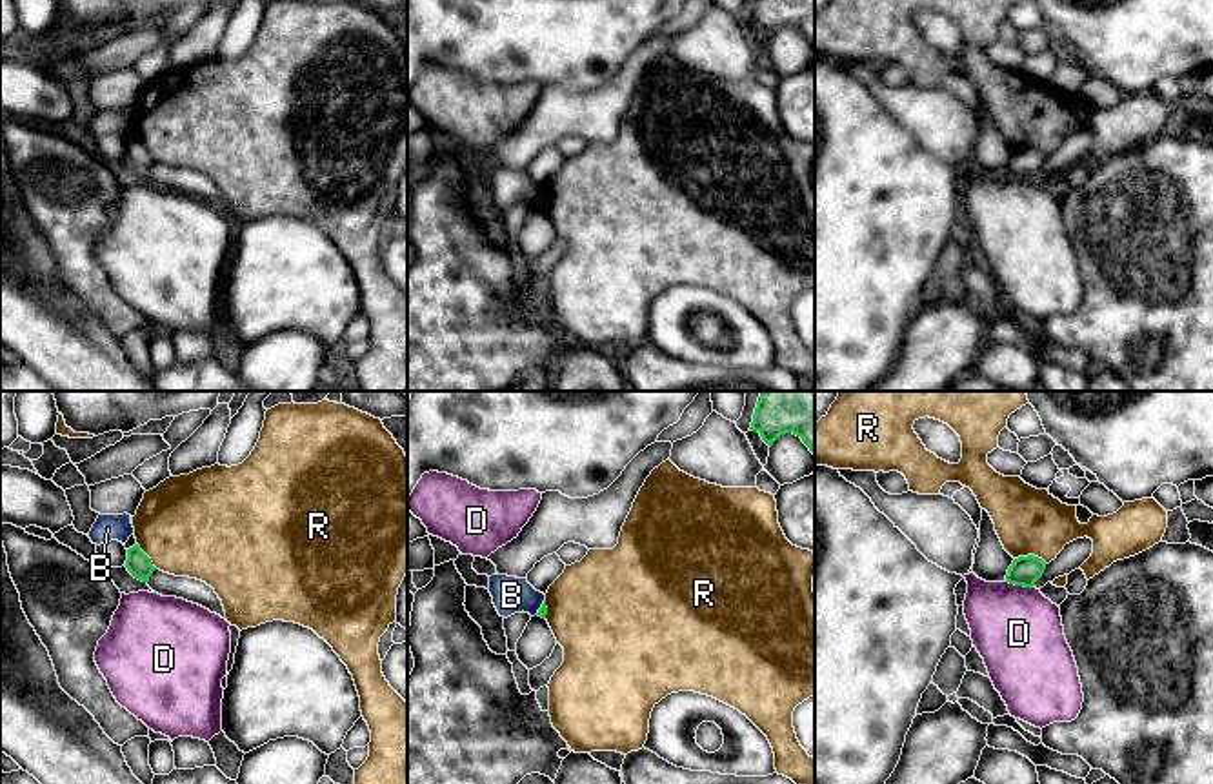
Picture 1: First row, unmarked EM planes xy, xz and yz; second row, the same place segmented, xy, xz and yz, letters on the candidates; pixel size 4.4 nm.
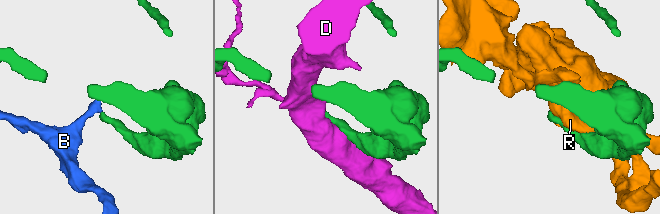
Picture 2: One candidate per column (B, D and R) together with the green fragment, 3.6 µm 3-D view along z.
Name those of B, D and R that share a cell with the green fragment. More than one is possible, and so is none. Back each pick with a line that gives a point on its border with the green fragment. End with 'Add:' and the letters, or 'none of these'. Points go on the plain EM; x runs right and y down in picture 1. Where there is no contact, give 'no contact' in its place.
Add: none of these

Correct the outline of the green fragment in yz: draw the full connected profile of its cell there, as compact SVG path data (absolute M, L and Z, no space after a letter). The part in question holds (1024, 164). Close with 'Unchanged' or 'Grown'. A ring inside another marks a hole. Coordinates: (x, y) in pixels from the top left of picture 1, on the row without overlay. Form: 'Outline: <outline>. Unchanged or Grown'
Outline: M1035 147L1018 149L1007 162L1006 175L1024 180L1033 180L1042 169L1046 155Z. Unchanged

